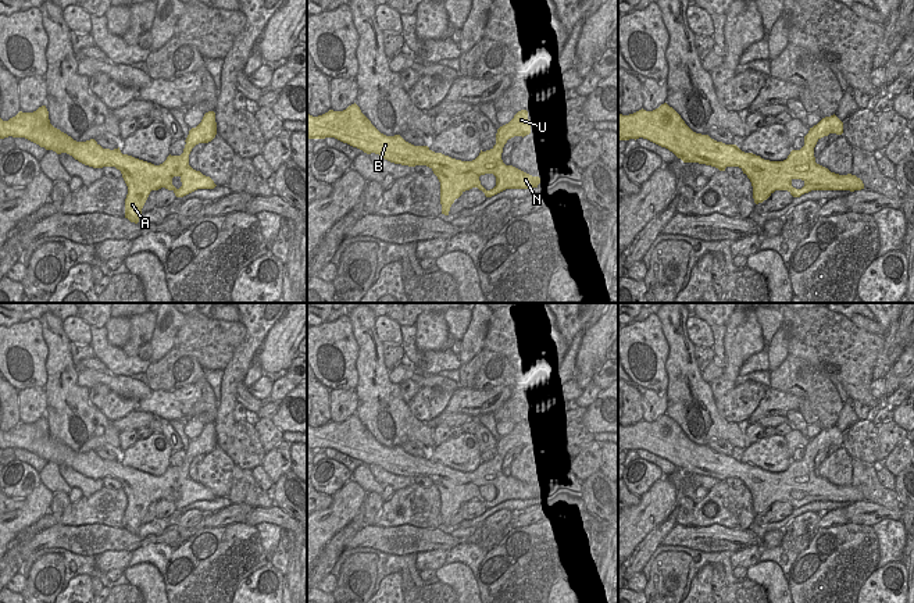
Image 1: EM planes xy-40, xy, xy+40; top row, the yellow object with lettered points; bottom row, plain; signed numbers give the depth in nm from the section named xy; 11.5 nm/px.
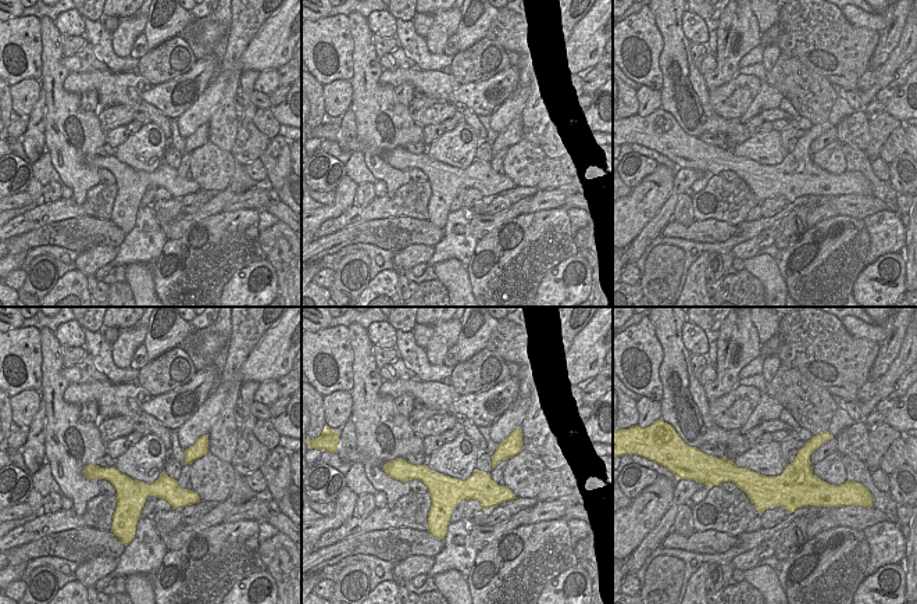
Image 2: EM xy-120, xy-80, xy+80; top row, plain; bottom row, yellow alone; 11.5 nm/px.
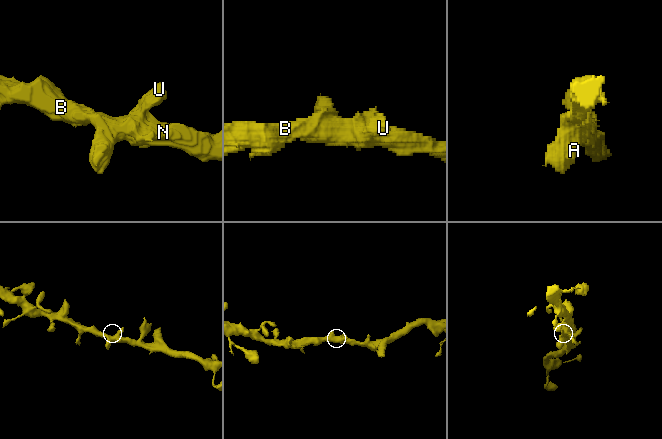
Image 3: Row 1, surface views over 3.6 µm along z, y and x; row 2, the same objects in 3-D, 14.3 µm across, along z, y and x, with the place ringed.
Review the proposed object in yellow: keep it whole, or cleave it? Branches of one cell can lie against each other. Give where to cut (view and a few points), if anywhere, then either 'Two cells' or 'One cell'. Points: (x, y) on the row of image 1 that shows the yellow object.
No split. One cell

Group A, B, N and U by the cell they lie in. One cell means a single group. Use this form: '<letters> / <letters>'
A B N U

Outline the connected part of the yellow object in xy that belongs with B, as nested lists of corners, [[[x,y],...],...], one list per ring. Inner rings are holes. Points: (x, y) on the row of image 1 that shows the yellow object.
[[[356,103],[343,111],[329,110],[318,117],[307,113],[307,139],[335,138],[367,154],[379,154],[394,164],[429,167],[440,182],[440,204],[444,215],[449,215],[454,200],[472,188],[482,190],[486,197],[506,189],[538,188],[539,176],[506,165],[501,160],[503,147],[508,139],[524,138],[529,133],[528,111],[521,110],[508,124],[497,129],[496,144],[490,150],[481,150],[472,161],[461,161],[435,153],[428,146],[414,146],[400,135],[386,136],[381,133]],[[485,174],[496,176],[496,186],[490,190],[481,185],[479,176]]]

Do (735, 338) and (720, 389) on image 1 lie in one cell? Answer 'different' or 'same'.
same

